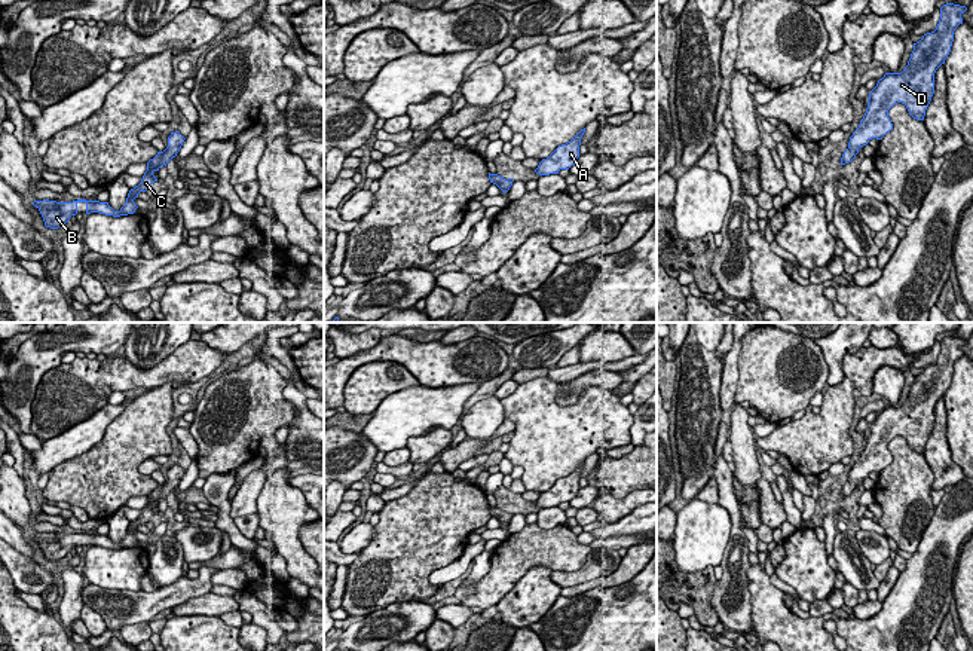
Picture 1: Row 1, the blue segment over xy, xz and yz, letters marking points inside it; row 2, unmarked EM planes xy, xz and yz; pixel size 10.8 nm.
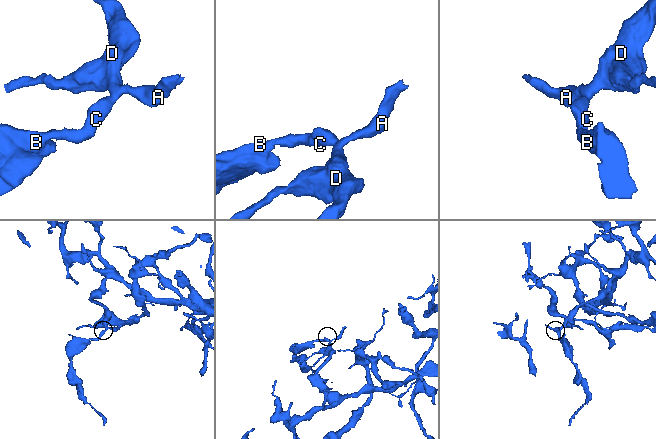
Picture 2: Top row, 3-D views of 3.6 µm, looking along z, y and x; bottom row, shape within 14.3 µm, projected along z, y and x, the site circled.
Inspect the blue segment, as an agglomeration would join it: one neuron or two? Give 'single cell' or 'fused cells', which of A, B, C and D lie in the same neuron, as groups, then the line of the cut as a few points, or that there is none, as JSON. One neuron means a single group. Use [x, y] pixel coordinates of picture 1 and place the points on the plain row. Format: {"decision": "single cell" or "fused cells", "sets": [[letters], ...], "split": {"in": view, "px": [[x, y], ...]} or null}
{"decision": "single cell", "sets": [["A", "B", "C", "D"]], "split": null}

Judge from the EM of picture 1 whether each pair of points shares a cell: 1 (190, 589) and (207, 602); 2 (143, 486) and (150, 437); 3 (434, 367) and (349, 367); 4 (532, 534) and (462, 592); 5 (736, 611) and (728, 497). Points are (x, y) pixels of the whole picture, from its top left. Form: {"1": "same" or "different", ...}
{"1": "different", "2": "same", "3": "same", "4": "different", "5": "same"}

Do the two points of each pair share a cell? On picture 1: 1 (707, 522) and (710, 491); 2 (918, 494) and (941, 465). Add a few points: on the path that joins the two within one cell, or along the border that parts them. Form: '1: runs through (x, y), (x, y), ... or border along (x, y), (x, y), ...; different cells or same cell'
1: border along (697, 497), (716, 503); different cells
2: border along (923, 454), (933, 474), (933, 489); different cells

